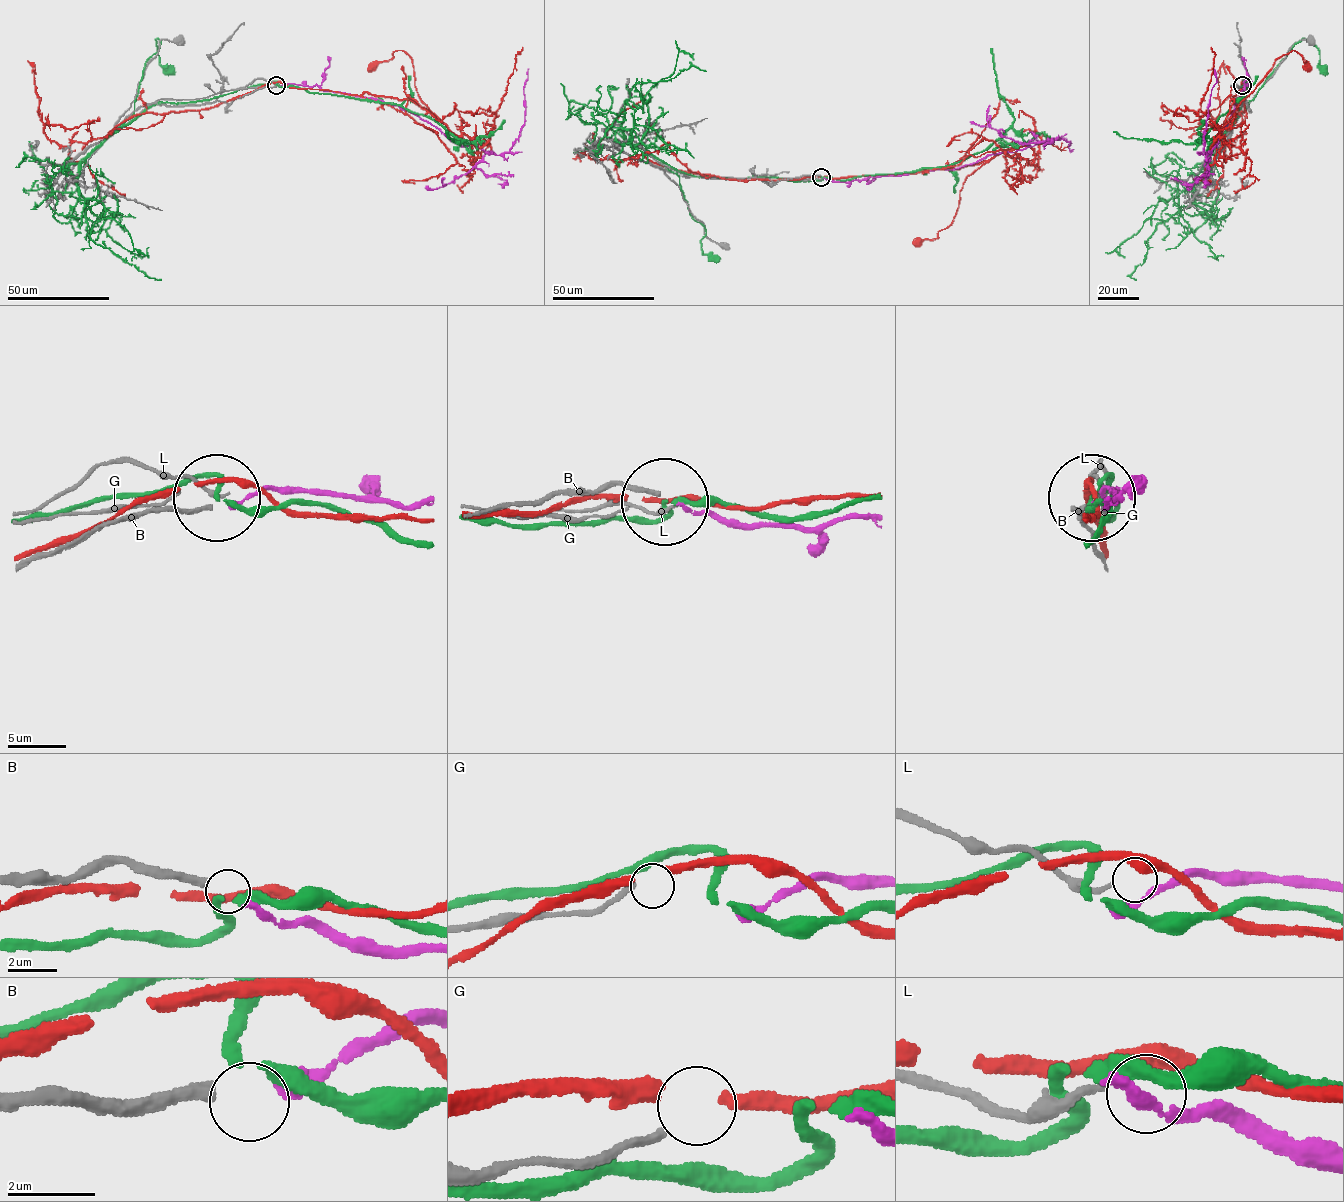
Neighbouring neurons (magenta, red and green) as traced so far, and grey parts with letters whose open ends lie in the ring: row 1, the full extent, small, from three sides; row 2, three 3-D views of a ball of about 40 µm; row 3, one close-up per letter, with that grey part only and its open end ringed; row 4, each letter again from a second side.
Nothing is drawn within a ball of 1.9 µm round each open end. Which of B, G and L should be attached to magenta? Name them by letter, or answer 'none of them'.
B

